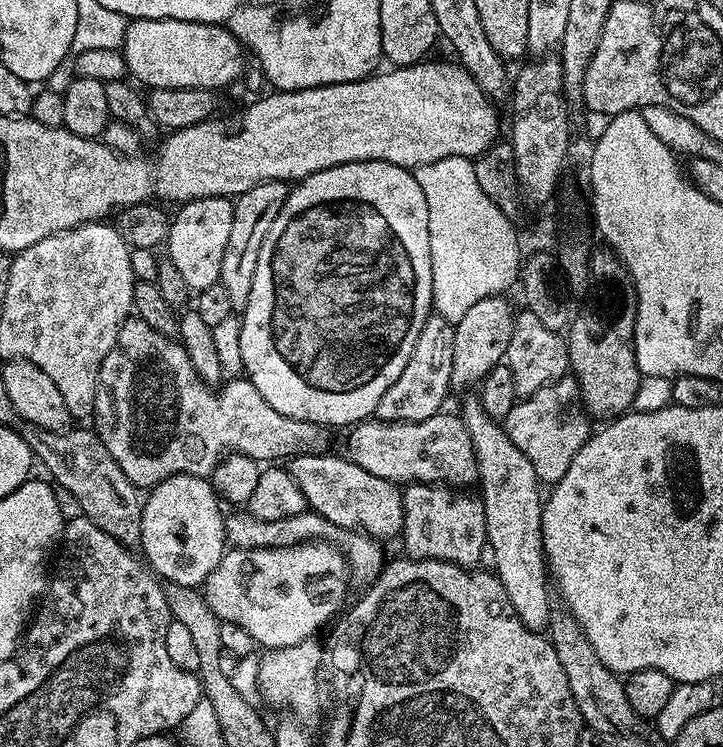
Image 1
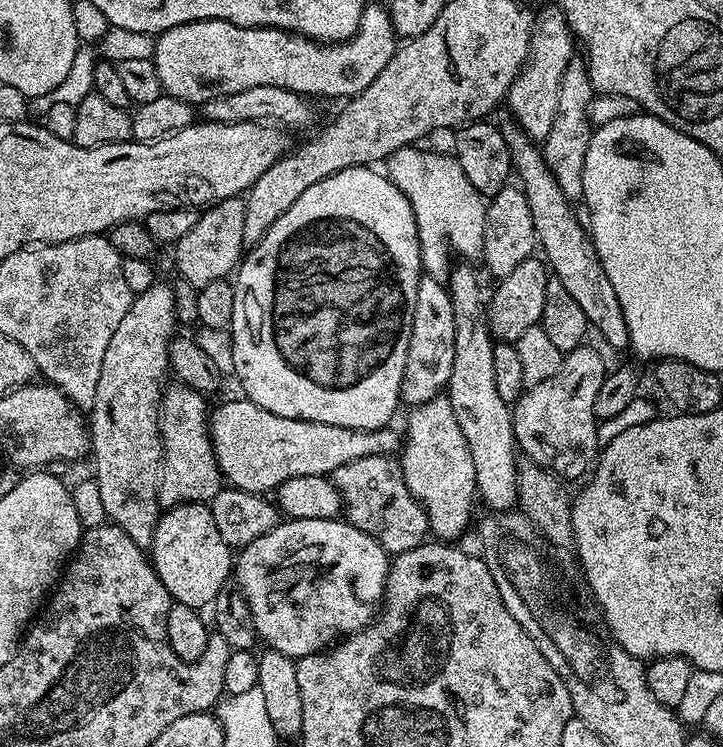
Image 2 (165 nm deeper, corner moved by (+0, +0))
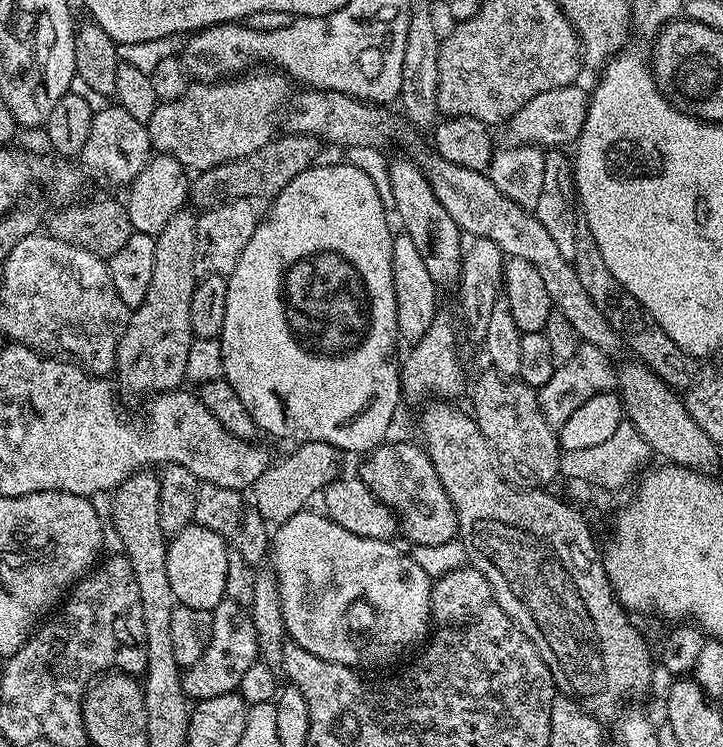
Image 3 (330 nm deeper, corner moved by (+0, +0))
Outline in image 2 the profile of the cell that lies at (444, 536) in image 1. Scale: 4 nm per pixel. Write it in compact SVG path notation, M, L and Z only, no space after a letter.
M441 394L430 402L417 404L408 416L408 433L402 436L400 469L410 494L424 507L428 515L429 533L440 542L456 542L469 531L472 507L478 504L474 458L466 437L454 418L454 406Z

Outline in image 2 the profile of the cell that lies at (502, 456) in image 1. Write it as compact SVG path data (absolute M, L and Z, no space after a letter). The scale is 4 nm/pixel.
M460 262L457 268L455 265L446 284L454 310L454 366L446 395L450 406L454 406L454 418L458 418L458 426L474 458L479 499L483 503L485 500L493 512L506 512L516 504L518 494L518 449L512 429L512 408L498 398L498 385L494 383L494 337L488 327L486 300L480 297L480 280L468 264L471 263Z

